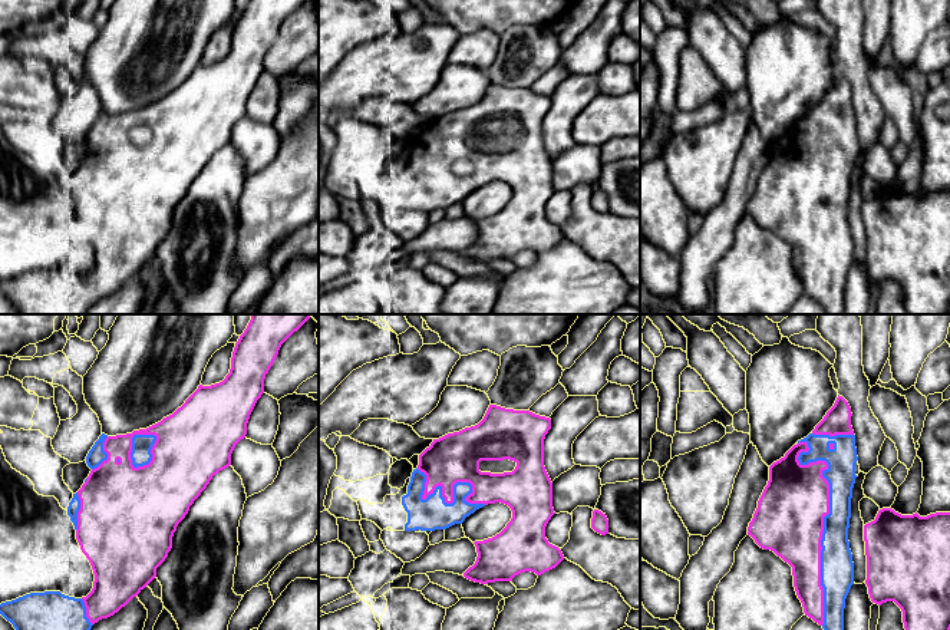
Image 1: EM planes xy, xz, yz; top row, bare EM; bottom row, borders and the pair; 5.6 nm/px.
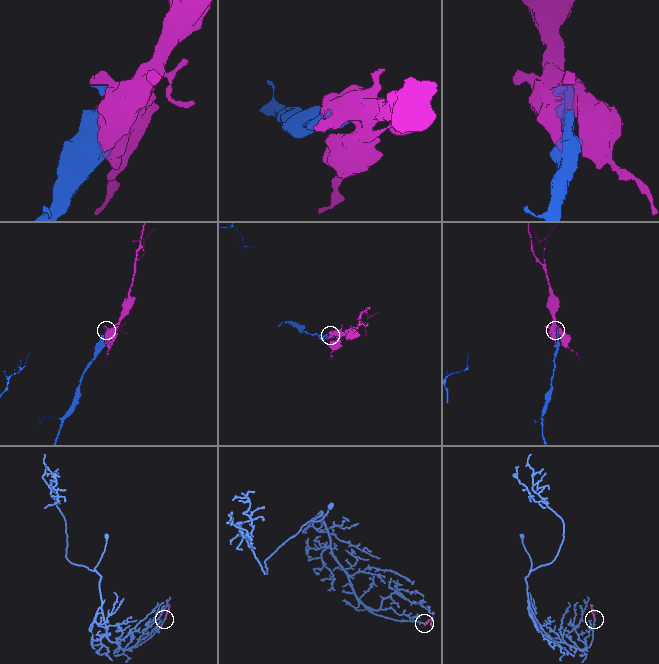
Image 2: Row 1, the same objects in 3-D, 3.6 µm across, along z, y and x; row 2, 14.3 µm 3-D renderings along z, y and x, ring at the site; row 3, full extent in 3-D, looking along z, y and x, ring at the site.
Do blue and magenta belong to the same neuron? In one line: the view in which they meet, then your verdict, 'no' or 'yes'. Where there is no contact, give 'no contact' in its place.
meets blue in yz; yes

